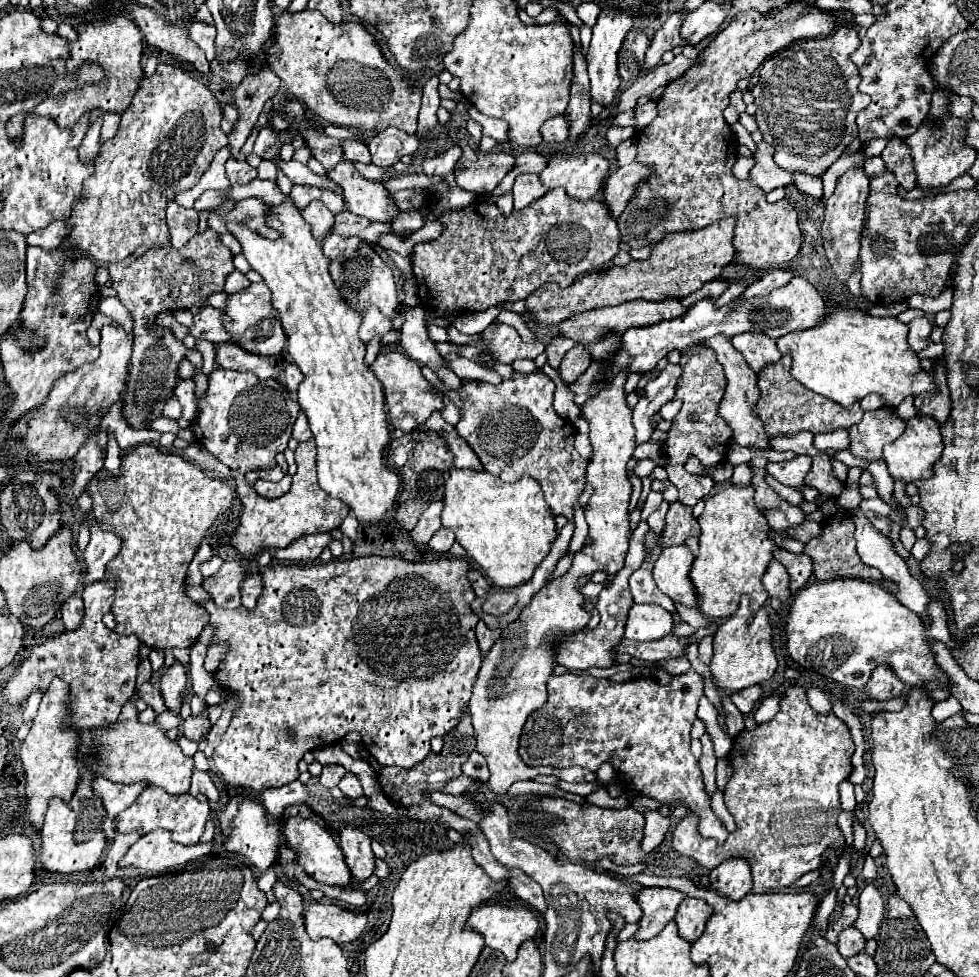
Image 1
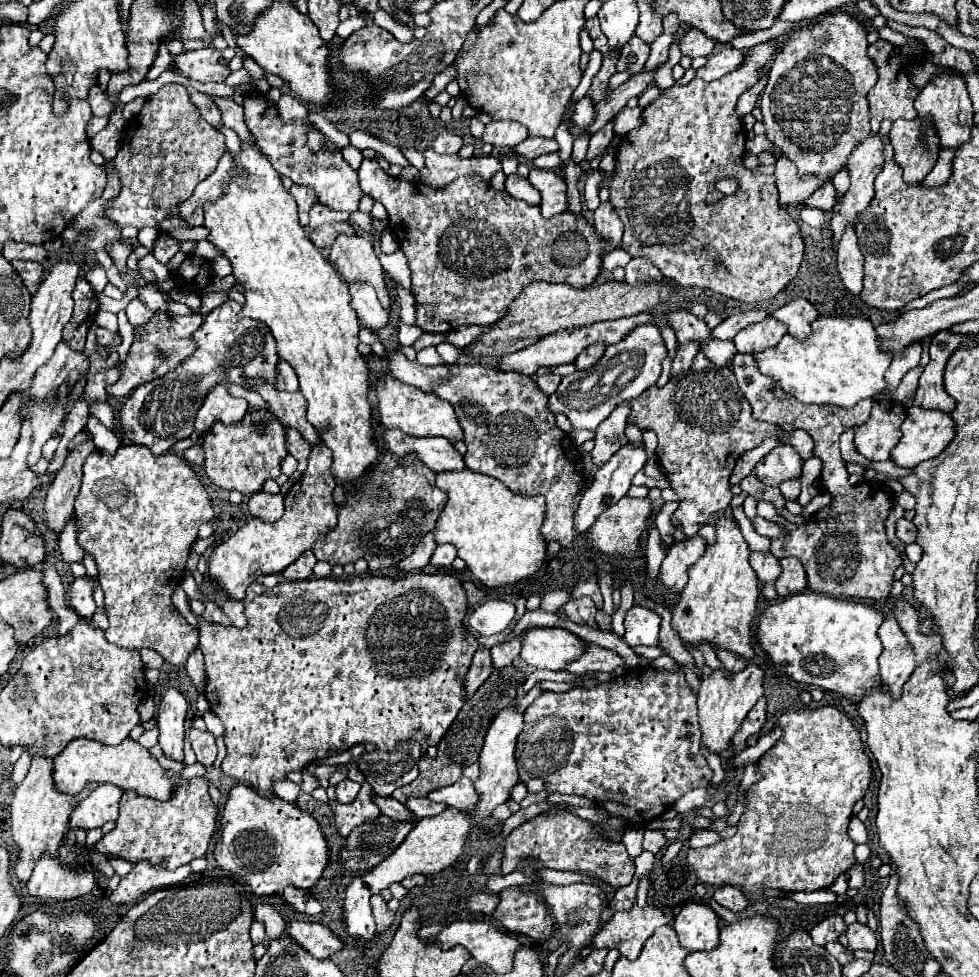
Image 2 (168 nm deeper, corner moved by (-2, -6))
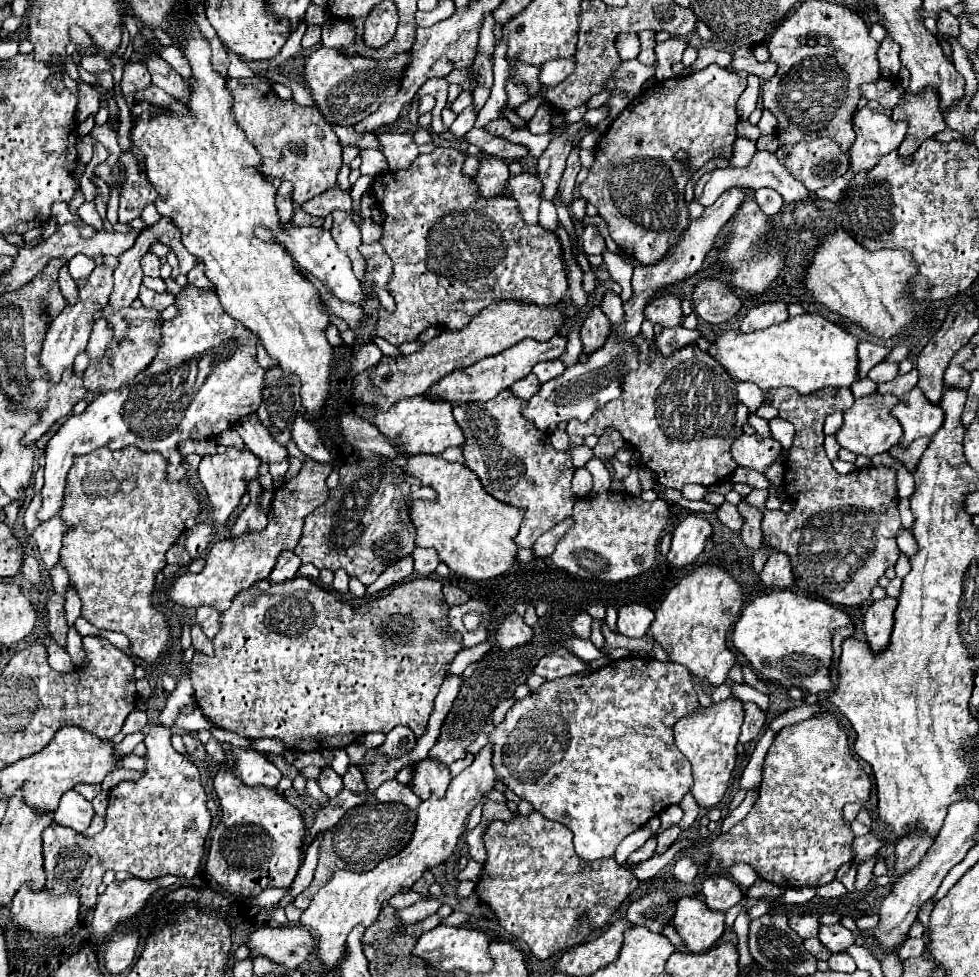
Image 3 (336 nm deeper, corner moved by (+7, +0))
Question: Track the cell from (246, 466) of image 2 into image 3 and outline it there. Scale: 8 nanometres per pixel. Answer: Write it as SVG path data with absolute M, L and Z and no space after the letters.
M227 447L225 453L215 453L215 455L205 455L199 465L199 479L203 487L207 489L207 495L213 503L213 521L217 525L223 525L231 511L239 505L241 497L247 493L247 483L259 477L259 467L261 459L253 455L247 447L237 449L237 447Z

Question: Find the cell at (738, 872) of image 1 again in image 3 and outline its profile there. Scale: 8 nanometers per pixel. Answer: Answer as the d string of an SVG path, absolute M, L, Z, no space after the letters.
M713 875L703 883L705 903L713 911L729 911L737 901L743 899L743 891L725 875Z

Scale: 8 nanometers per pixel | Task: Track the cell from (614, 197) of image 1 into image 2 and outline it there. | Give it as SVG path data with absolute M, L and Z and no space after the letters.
M602 203L596 211L594 211L594 231L598 237L602 237L606 241L606 251L614 251L620 247L622 243L622 221L618 221L616 211L610 207L610 203Z

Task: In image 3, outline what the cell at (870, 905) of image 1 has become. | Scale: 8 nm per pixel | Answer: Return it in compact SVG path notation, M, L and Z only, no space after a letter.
M821 925L819 939L829 951L837 953L837 951L843 951L855 943L855 933L843 925L831 925L831 927Z

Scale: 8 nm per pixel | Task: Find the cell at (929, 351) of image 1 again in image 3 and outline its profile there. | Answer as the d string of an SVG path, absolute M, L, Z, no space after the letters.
M911 369L909 373L905 373L905 375L897 375L895 379L891 379L891 381L887 381L887 383L883 383L883 385L879 385L879 393L889 393L889 395L895 395L895 397L903 397L905 393L909 393L913 387L917 385L917 371L915 369Z

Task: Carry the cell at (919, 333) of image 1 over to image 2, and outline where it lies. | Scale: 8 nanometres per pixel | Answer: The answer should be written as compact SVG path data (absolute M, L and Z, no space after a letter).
M914 343L914 345L906 347L902 353L894 355L894 359L892 359L892 363L890 363L888 371L886 371L888 391L894 391L900 385L902 377L920 363L920 353L922 353L920 343Z

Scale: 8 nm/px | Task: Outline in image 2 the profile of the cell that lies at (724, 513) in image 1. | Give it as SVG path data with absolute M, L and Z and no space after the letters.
M722 517L716 523L716 545L690 567L690 579L680 601L672 609L672 629L686 647L708 643L712 649L726 649L738 657L752 659L752 619L758 603L758 577L750 567L750 549L744 541L738 523Z

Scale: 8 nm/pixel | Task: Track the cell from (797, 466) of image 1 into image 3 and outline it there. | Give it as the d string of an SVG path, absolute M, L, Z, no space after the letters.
M741 435L735 443L733 443L733 459L747 469L753 471L767 471L769 465L773 465L779 455L781 455L781 443L775 441L773 437L765 439L759 435Z

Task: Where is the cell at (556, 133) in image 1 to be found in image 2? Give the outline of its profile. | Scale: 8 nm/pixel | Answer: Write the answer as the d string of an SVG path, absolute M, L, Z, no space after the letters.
M528 137L520 145L512 149L516 155L526 157L526 159L536 159L544 153L554 153L558 151L558 143L554 139L542 139L542 137Z

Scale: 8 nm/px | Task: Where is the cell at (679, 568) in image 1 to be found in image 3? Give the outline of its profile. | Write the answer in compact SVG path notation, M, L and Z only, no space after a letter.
M687 515L673 531L671 549L667 553L667 563L677 569L691 565L697 559L697 555L703 551L705 539L709 535L711 535L709 521L697 515Z

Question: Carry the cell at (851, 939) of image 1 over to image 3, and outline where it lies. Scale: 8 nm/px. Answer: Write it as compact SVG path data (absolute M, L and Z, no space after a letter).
M817 937L815 939L805 939L805 947L821 961L827 961L833 955L833 953L829 953L829 949L825 949L825 945L821 941L817 941Z

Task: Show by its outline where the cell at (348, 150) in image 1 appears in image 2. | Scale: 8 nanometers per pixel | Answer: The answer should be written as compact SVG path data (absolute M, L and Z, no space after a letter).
M364 159L360 169L358 169L358 177L360 177L360 187L364 193L368 193L372 199L380 201L386 211L388 211L388 221L390 223L396 223L394 225L394 233L398 235L398 243L400 243L400 249L402 253L406 255L408 259L408 267L410 267L410 281L412 281L412 295L416 299L416 325L424 331L424 333L448 333L448 331L454 331L456 327L462 327L462 325L490 325L494 323L496 319L500 319L508 305L518 297L518 293L534 283L534 281L546 281L546 283L568 283L570 287L574 289L584 289L584 287L590 287L594 283L594 279L598 277L600 269L602 269L602 257L604 257L604 239L600 239L596 233L594 233L594 227L584 219L584 217L576 217L574 213L560 213L552 219L544 219L540 215L540 207L536 205L528 205L528 203L522 203L522 201L516 201L514 197L510 197L506 191L496 191L490 183L486 183L482 177L476 177L476 175L470 175L470 177L460 177L456 179L454 183L450 183L448 187L444 189L432 189L424 183L410 183L410 181L402 181L398 177L390 177L386 175L378 161L376 159Z

